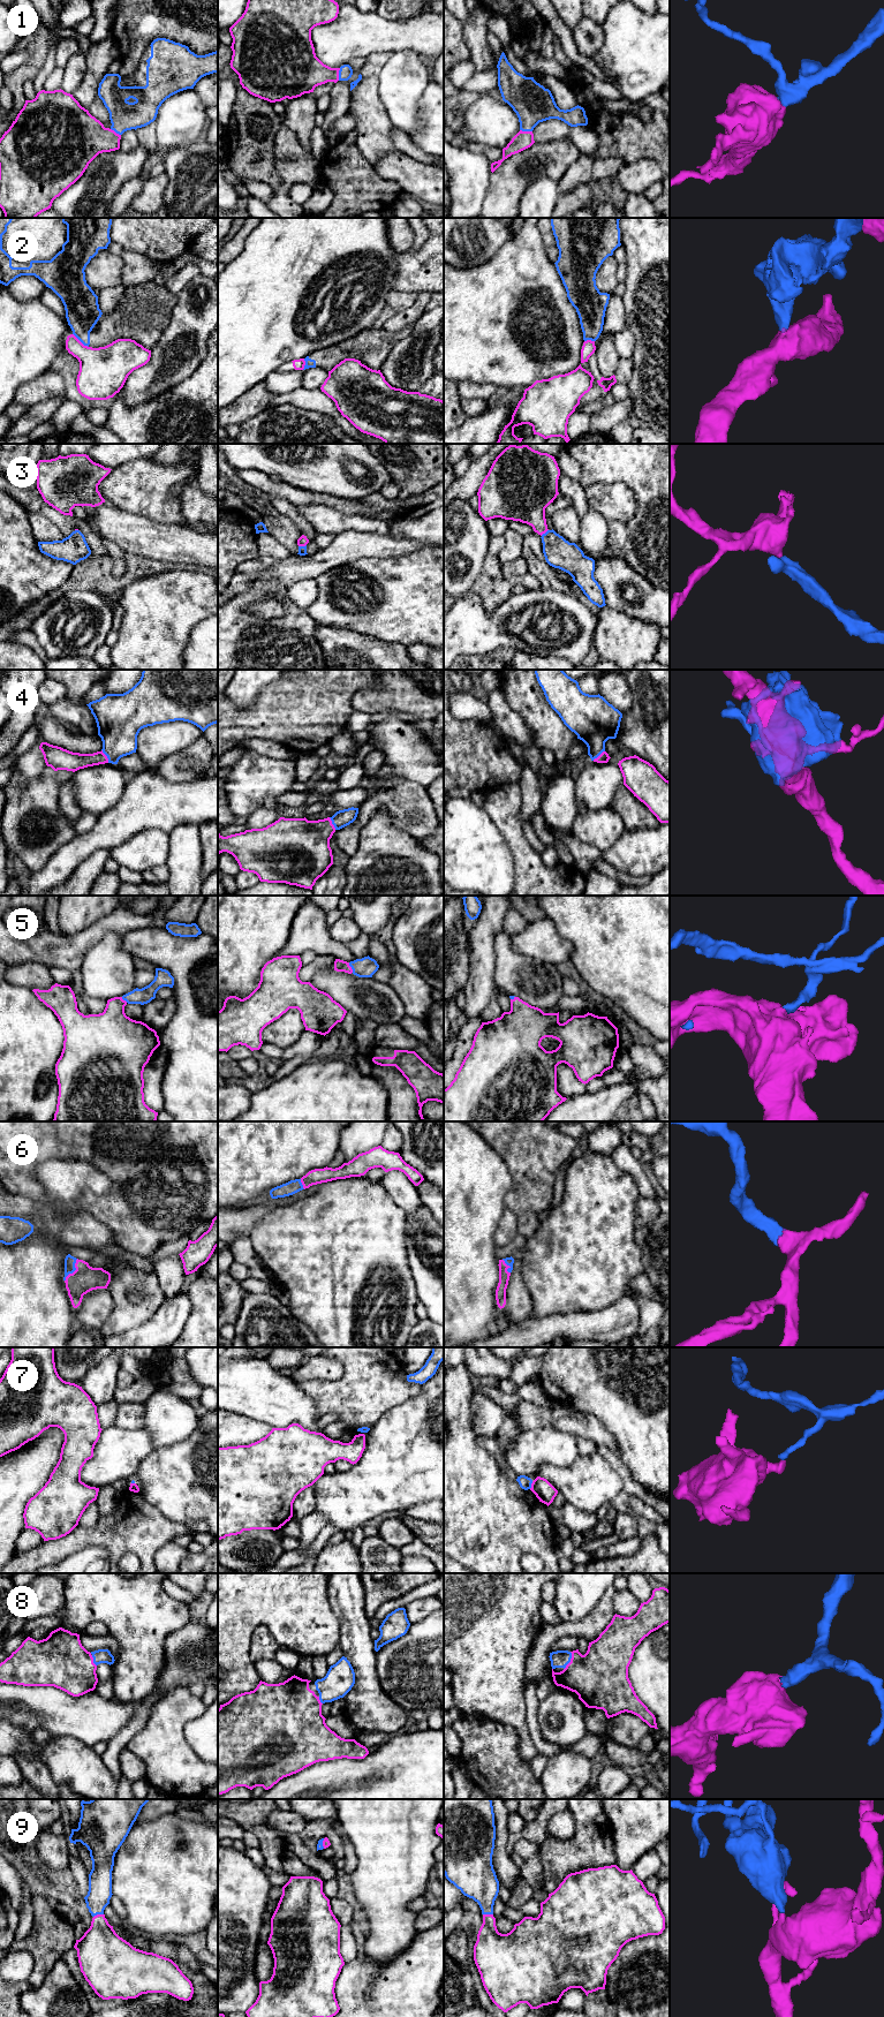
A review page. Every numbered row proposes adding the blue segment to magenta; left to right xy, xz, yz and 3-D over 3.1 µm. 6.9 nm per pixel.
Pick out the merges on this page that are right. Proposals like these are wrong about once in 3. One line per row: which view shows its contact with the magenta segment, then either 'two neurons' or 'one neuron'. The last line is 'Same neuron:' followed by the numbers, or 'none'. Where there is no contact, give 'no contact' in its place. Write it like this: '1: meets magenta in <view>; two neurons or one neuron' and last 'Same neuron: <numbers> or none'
1: meets magenta in xz; one neuron
2: meets magenta in xy; two neurons
3: meets magenta in yz; one neuron
4: meets magenta in xy; one neuron
5: meets magenta in xz; one neuron
6: meets magenta in xy; one neuron
7: meets magenta in yz; two neurons
8: meets magenta in yz; one neuron
9: meets magenta in xy; one neuron
Same neuron: 1, 3, 4, 5, 6, 8, 9

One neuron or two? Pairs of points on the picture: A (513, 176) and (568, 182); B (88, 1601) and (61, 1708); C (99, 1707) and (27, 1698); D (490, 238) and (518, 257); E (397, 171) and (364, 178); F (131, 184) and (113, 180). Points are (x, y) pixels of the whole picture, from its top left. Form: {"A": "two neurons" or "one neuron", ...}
{"A": "two neurons", "B": "two neurons", "C": "one neuron", "D": "two neurons", "E": "two neurons", "F": "two neurons"}

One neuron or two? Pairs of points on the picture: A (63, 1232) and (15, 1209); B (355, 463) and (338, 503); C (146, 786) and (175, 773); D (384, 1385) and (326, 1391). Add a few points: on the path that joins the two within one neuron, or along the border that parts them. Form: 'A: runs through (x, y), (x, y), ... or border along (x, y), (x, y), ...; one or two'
A: runs through (52, 1222), (39, 1209), (27, 1209); one
B: border along (314, 491), (356, 500); two
C: border along (155, 768), (167, 779), (190, 783); two
D: runs through (370, 1385), (364, 1391), (340, 1391); one

